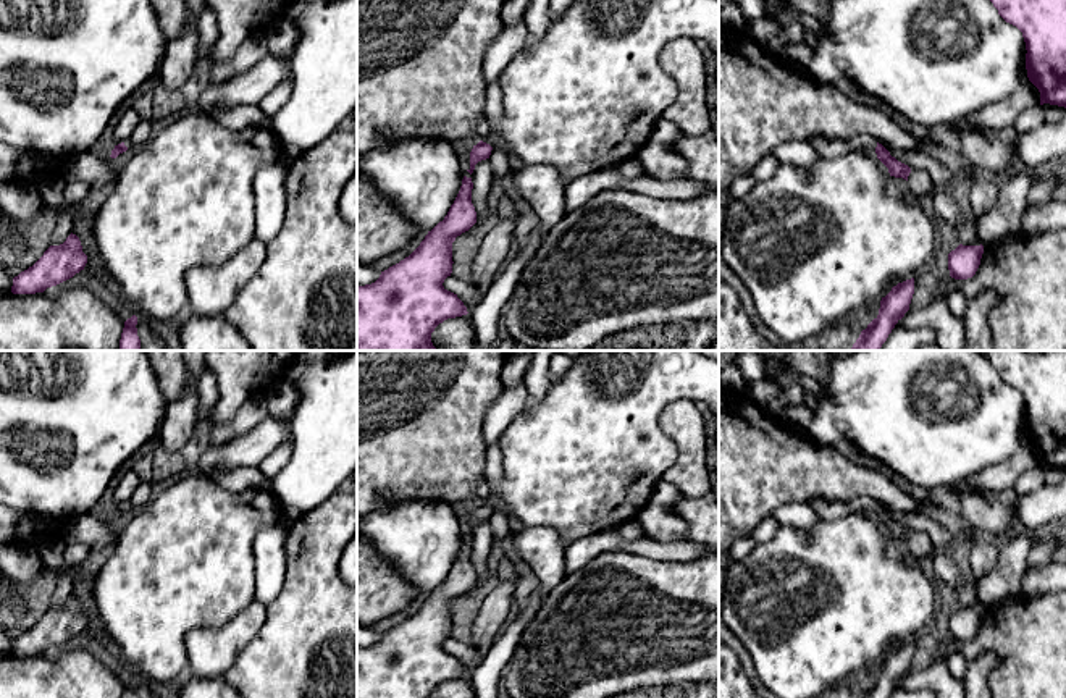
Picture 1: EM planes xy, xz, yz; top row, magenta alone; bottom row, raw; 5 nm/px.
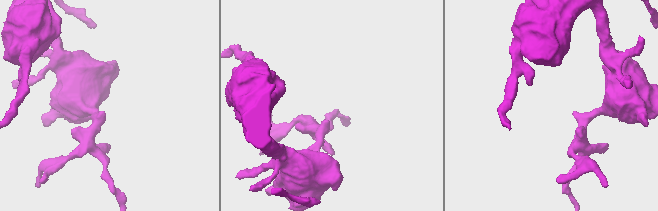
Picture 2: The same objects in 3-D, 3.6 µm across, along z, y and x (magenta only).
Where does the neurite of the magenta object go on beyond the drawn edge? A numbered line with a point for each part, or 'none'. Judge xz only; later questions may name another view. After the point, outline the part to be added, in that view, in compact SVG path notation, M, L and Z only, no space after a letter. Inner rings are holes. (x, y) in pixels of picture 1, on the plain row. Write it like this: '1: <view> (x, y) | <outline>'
1: xz (493, 472) | M497 441L486 448L485 480L488 496L481 502L494 509L497 506L496 488L502 480L502 454Z

